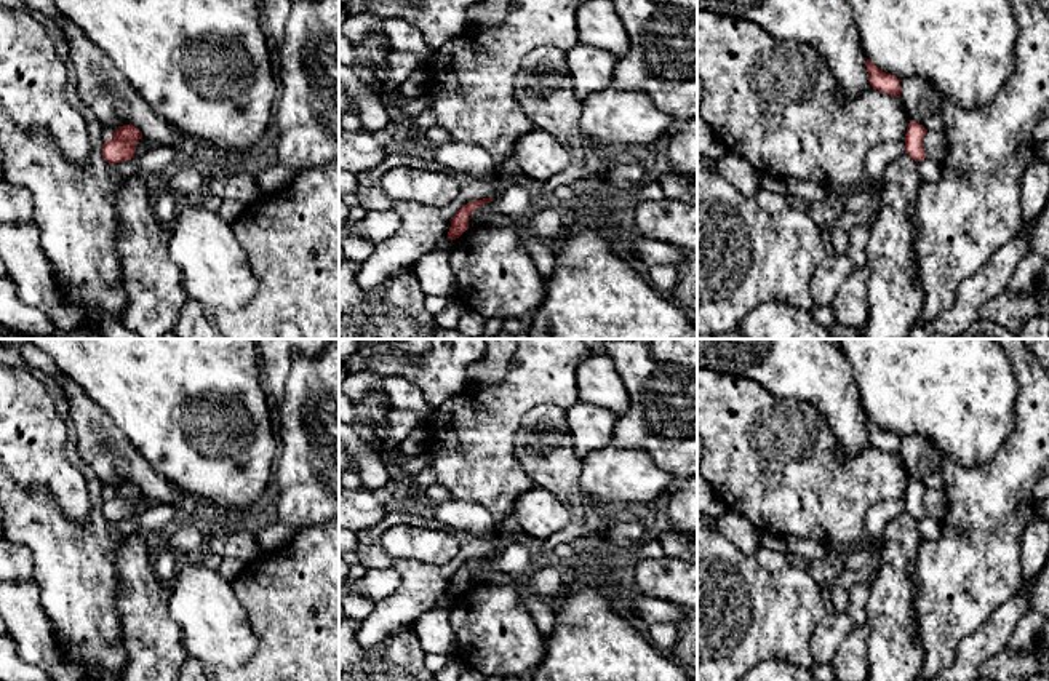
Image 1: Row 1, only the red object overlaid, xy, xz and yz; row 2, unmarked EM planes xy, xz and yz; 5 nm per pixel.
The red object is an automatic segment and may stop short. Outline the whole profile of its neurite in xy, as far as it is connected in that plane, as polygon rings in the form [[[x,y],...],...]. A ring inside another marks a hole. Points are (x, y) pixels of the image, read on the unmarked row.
[[[133,483],[118,484],[114,489],[114,496],[106,497],[102,504],[104,518],[114,523],[123,518],[134,516],[136,500],[139,497],[142,497],[142,491],[136,484]]]

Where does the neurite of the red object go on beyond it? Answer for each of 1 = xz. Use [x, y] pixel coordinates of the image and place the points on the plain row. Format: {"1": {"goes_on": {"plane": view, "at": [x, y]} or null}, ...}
{"1": {"goes_on": null}}

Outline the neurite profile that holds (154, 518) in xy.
[[[155,504],[139,515],[114,521],[112,528],[126,537],[138,532],[154,534],[171,521],[177,507],[179,504]]]

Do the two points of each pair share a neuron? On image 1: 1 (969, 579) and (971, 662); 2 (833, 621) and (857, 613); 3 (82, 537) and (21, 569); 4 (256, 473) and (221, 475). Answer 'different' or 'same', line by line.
1: same
2: different
3: different
4: same

